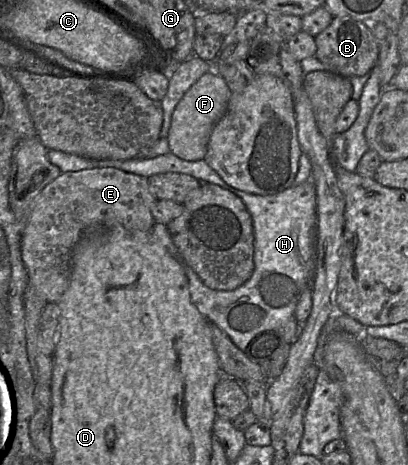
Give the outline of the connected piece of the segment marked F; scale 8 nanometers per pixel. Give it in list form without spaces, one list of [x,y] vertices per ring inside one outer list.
[[[210,64],[210,70],[190,87],[172,114],[168,133],[170,153],[185,161],[204,160],[212,130],[225,115],[231,96],[227,83]]]

